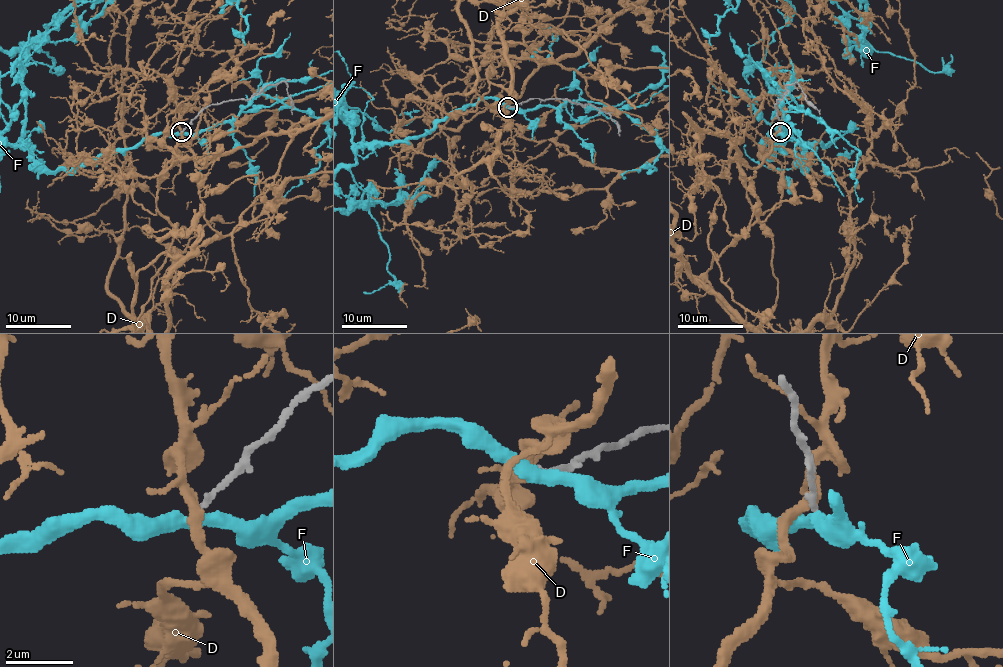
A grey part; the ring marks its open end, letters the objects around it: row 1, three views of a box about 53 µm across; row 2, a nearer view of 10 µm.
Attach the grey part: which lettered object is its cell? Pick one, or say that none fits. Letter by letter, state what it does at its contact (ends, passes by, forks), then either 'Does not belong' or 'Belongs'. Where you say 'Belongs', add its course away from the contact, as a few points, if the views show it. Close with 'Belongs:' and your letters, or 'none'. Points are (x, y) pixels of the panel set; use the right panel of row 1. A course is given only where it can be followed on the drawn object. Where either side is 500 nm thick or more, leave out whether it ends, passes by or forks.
D: It forks there. Does not belong
F: It passes by. Does not belong
Belongs: none

